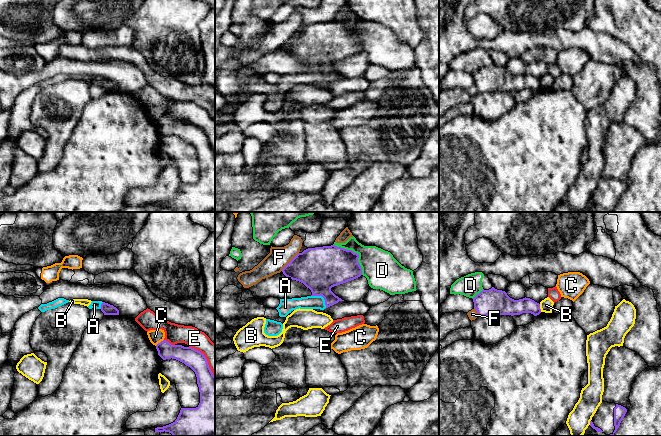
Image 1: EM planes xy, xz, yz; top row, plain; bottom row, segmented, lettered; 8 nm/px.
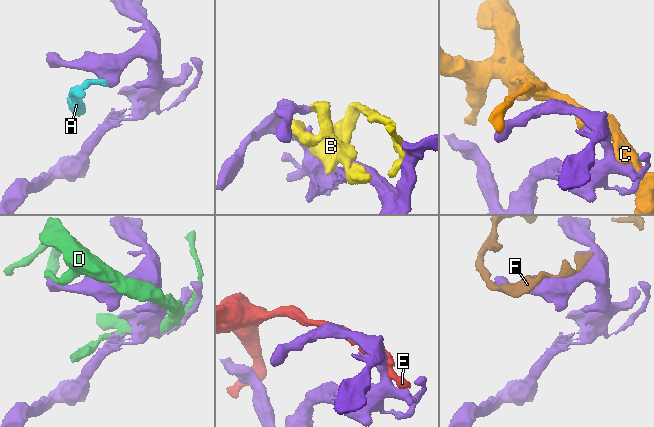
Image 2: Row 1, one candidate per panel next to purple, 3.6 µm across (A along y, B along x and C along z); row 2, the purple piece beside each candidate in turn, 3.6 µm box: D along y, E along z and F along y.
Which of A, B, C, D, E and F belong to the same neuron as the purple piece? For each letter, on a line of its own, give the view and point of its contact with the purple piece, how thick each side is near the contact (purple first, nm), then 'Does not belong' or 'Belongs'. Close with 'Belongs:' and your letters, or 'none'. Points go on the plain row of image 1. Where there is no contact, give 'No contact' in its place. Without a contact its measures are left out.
A: Touches purple at xz (322, 72). Thickness 360 nm (purple) against 110 nm. Belongs
B: Touches purple at yz (539, 84). Thickness 140 nm (purple) against 110 nm. Does not belong
C: Touches purple at xy (160, 118). Thickness 140 nm (purple) against 110 nm. Does not belong
D: Touches purple at xz (355, 29). Thickness 340 nm (purple) against 280 nm. Does not belong
E: Touches purple at xy (168, 118). Thickness 150 nm (purple) against 160 nm. Does not belong
F: Touches purple at xz (290, 37). Thickness 360 nm (purple) against 170 nm. Does not belong
Belongs: A

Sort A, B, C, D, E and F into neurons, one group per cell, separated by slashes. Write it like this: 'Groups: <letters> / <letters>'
Groups: A / B / C / D / E / F

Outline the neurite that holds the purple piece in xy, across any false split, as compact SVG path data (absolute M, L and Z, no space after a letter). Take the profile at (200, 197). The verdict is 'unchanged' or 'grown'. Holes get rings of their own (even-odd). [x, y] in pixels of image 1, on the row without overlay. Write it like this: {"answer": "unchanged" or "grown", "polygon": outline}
{"answer": "grown", "polygon": "M166 116L158 119L156 125L163 136L176 135L195 148L200 168L200 179L196 184L181 184L177 195L169 201L144 205L145 212L159 212L164 207L171 209L173 212L215 212L215 152L204 130L192 123L171 121Z"}

